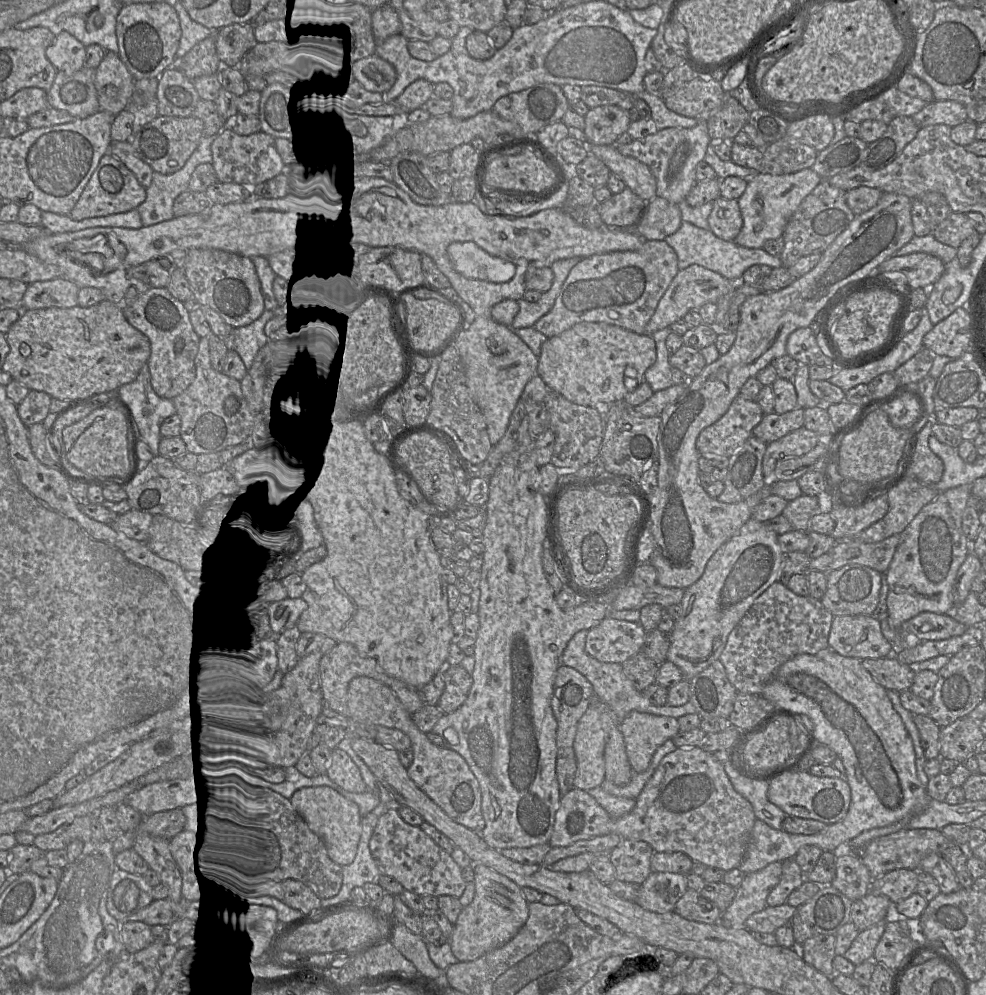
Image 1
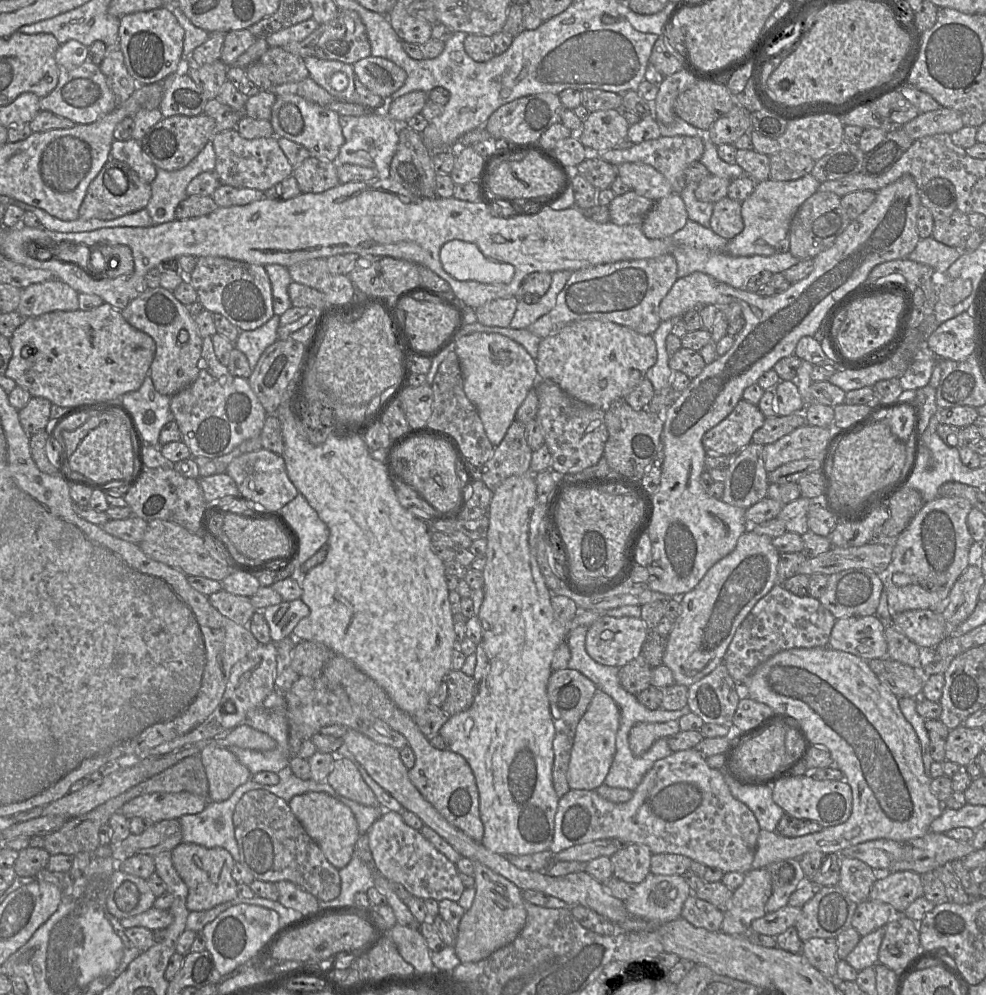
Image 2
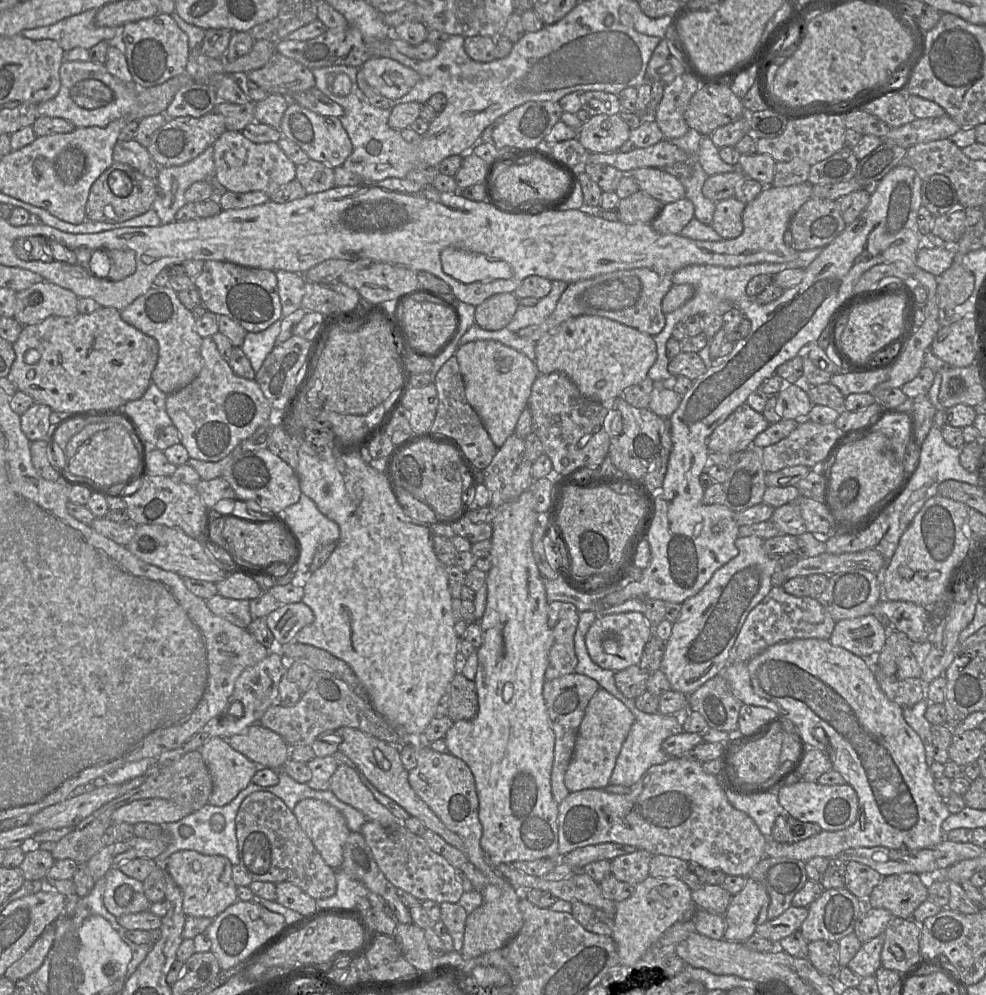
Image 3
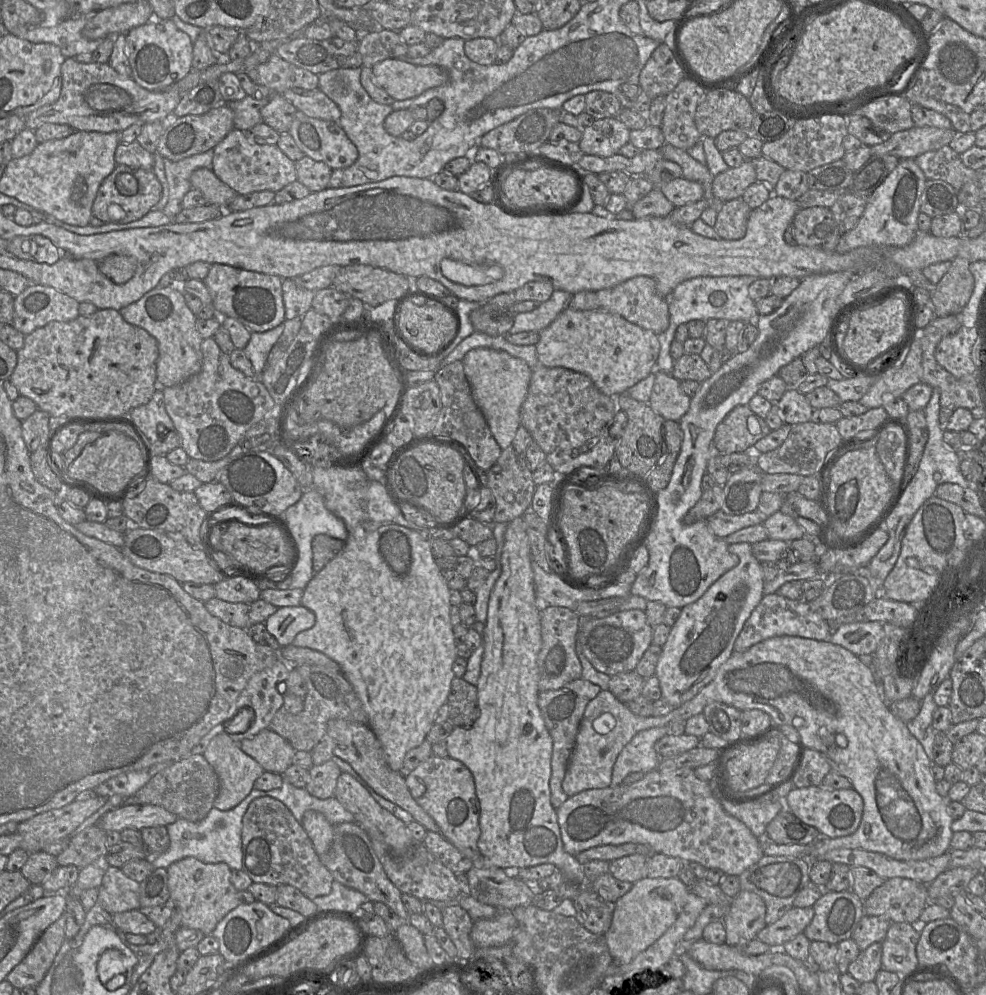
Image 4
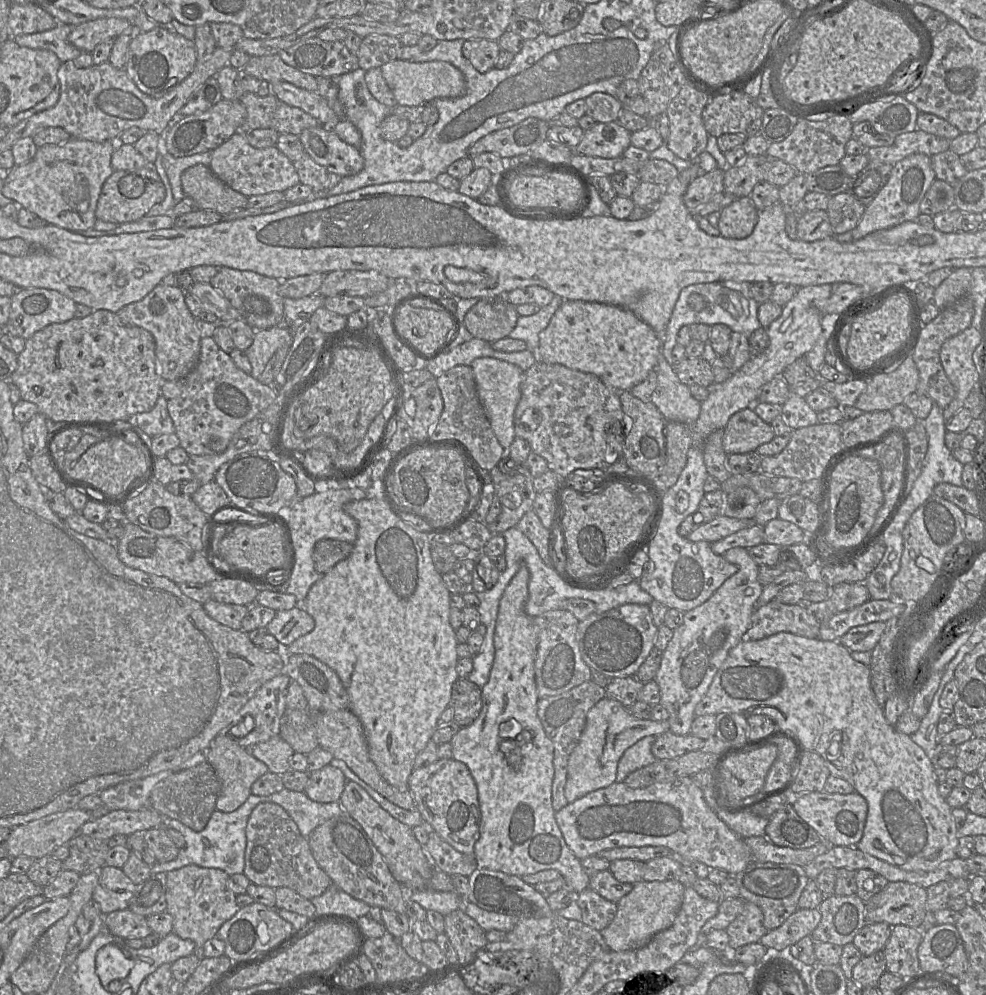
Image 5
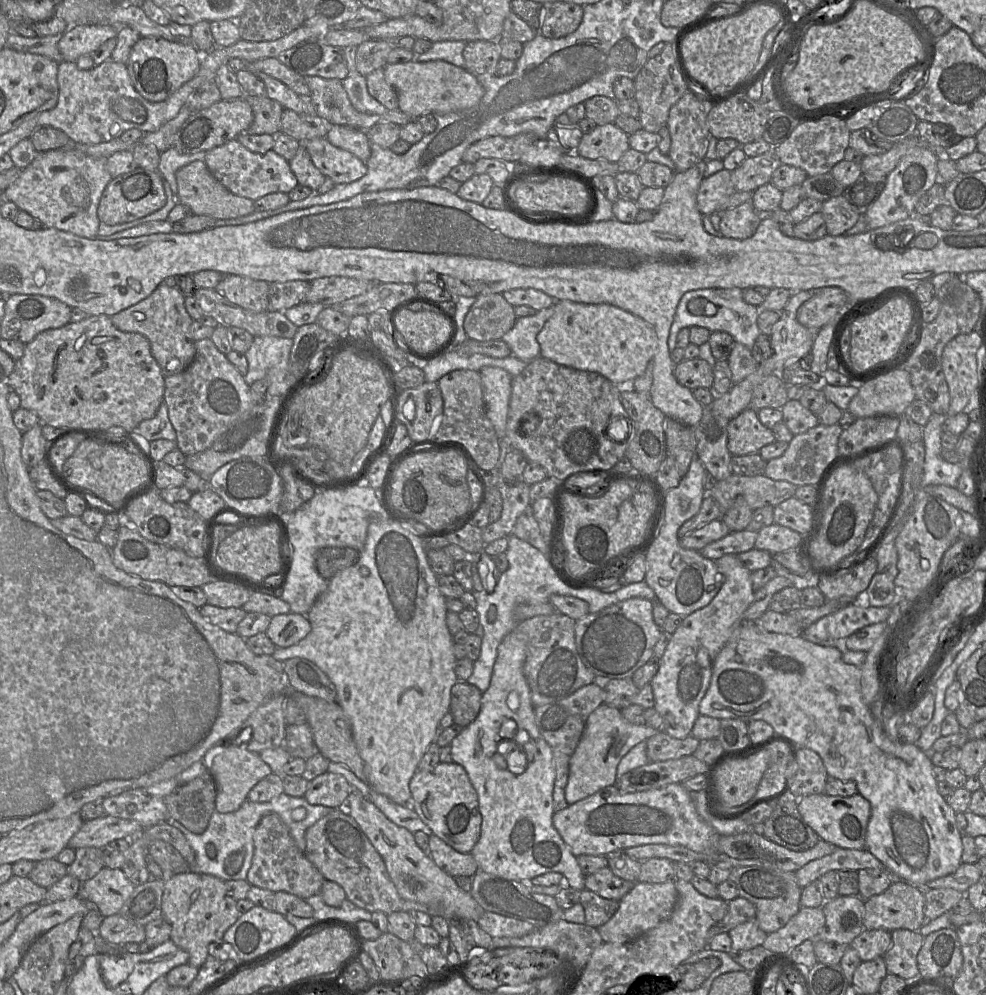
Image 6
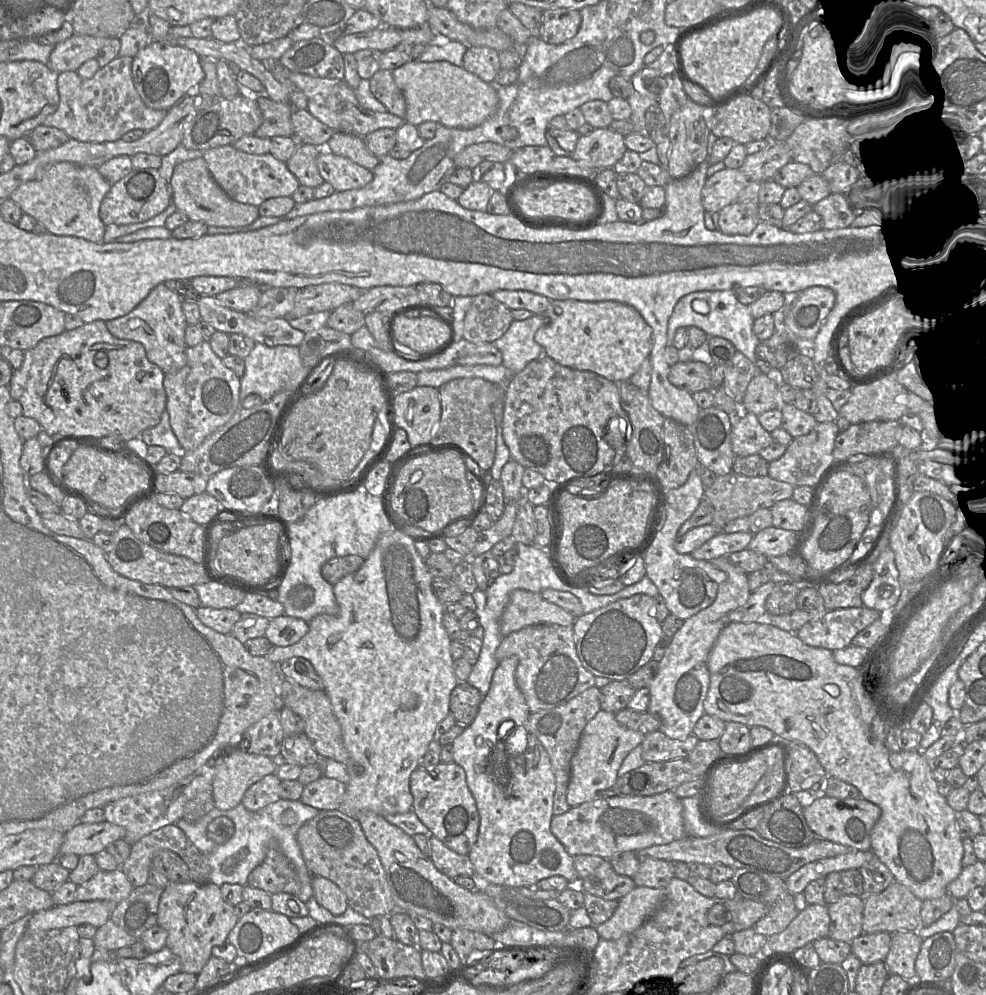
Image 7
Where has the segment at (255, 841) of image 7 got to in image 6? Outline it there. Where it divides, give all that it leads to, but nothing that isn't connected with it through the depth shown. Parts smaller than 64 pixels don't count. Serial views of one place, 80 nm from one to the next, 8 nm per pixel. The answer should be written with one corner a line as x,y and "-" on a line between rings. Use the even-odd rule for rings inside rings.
282,793
271,801
264,803
255,803
246,799
235,812
219,813
215,810
206,830
201,834
190,832
174,819
169,819
167,823
183,833
195,852
195,863
194,866
190,867
190,871
210,874
224,881
247,880
247,874
252,865
254,854
253,835
256,827
264,816
277,814
288,827
296,846
304,853
306,849
305,834
307,829
334,809
337,808
311,805
304,797
292,797
-
296,808
304,808
306,811
306,816
301,821
295,821
292,818
292,812

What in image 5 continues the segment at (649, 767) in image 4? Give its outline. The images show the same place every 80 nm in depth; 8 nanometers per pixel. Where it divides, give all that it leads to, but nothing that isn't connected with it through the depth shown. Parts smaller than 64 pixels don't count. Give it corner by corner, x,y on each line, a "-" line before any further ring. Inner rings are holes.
653,735
645,736
624,751
618,761
616,782
623,783
628,774
657,760
651,751
655,739

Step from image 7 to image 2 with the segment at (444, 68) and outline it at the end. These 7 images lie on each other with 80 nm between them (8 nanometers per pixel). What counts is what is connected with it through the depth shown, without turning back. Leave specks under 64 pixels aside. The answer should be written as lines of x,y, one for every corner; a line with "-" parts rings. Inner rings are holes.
368,56
353,65
355,77
372,93
382,98
390,97
406,81
407,74
392,61

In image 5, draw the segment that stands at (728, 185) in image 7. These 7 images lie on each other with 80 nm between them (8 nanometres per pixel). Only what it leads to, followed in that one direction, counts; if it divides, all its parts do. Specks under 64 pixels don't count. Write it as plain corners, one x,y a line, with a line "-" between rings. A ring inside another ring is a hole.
716,168
695,178
687,187
683,202
688,209
708,202
715,195
724,192
724,170

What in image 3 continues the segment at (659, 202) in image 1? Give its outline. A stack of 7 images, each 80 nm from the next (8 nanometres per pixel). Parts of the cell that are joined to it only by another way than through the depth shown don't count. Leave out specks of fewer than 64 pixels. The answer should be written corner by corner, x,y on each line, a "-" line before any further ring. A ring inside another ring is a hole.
687,198
664,204
651,221
652,228
660,234
680,234
694,217
694,205

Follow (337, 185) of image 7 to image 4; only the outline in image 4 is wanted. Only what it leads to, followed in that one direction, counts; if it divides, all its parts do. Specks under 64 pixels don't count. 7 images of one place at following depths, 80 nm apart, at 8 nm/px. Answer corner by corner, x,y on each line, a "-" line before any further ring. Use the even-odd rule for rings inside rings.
297,110
288,134
292,136
297,146
306,156
315,161
324,162
332,170
345,169
351,166
358,158
356,146
347,137
339,122
313,118

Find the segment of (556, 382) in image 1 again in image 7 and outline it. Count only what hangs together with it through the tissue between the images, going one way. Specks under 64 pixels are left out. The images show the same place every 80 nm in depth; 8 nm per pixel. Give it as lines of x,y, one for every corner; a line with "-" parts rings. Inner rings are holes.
551,300
543,315
544,323
536,331
534,339
544,348
546,356
564,367
591,371
614,383
629,381
643,360
649,358
653,348
652,328
635,308
617,301

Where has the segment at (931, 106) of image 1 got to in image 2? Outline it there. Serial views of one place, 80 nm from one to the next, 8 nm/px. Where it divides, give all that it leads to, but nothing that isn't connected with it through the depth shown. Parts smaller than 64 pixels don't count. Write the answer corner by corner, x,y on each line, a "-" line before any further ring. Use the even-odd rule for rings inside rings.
940,107
920,113
903,125
904,131
913,140
939,133
952,134
964,126
961,116
953,109

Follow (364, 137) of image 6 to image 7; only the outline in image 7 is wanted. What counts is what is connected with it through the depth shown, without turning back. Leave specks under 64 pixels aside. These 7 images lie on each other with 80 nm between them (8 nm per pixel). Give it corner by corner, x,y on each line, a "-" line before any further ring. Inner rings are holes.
335,132
324,148
335,155
346,157
370,171
379,162
379,158
369,152
365,144
365,139
360,136

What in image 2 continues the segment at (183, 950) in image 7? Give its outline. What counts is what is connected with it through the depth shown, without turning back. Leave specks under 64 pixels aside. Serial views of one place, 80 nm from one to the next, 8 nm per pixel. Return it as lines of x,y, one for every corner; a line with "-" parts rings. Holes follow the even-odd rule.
181,842
171,850
172,863
188,888
186,907
191,911
205,911
238,897
237,883
232,877
234,859
223,848
206,848

